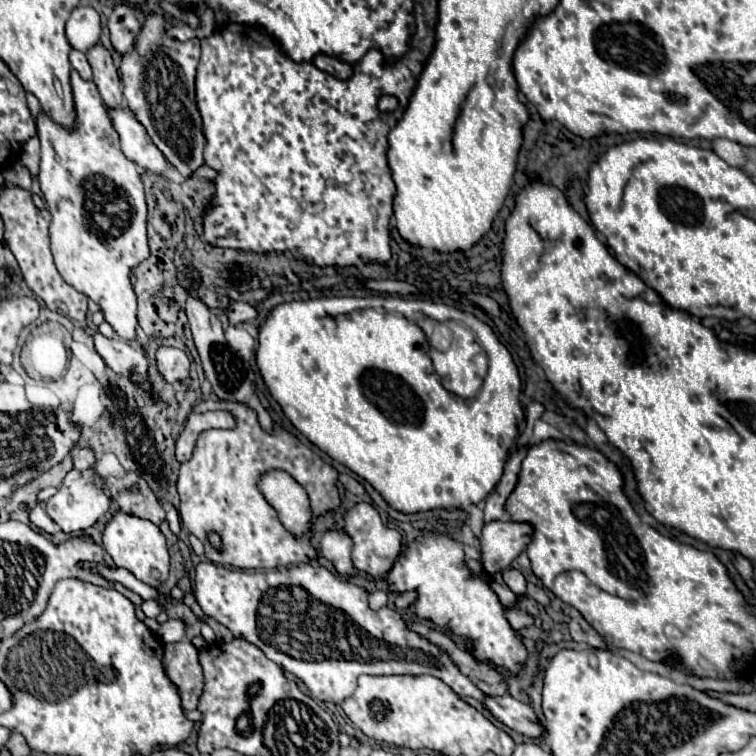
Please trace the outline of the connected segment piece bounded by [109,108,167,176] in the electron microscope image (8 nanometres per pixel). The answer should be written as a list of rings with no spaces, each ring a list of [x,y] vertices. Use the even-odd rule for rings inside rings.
[[[129,108],[109,112],[109,116],[115,130],[119,132],[123,154],[139,168],[153,172],[157,176],[163,176],[167,170],[167,160],[157,150],[157,146],[149,140],[149,134],[145,132],[145,128],[141,128],[141,124],[133,120],[133,114],[129,112]]]

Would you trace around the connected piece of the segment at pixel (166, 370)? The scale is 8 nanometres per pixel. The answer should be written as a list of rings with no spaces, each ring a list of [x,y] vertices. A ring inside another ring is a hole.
[[[161,346],[157,350],[157,366],[167,382],[175,382],[175,380],[189,376],[191,362],[183,350]]]

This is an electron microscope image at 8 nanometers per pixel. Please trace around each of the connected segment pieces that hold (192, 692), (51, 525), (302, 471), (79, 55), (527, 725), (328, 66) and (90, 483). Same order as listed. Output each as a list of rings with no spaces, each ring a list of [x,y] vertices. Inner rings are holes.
[[[191,642],[165,644],[165,668],[173,684],[181,692],[185,710],[195,710],[203,692],[203,670],[199,664],[199,650]]]
[[[41,504],[31,510],[31,522],[37,528],[41,528],[43,532],[47,532],[47,534],[57,534],[57,530],[59,530],[59,526],[47,516],[47,512],[45,512],[45,508]]]
[[[203,400],[193,406],[193,412],[209,412],[209,410],[229,410],[235,418],[235,428],[231,430],[205,430],[197,438],[195,454],[189,462],[181,464],[177,480],[177,491],[180,497],[179,515],[183,526],[195,534],[203,544],[205,544],[205,556],[213,564],[223,564],[223,566],[233,566],[233,568],[243,568],[243,570],[269,570],[269,568],[288,567],[304,561],[305,556],[314,558],[318,552],[311,545],[312,531],[306,535],[296,538],[287,531],[281,524],[277,512],[273,506],[265,500],[261,494],[257,480],[261,474],[269,470],[285,470],[291,474],[307,492],[309,504],[311,504],[311,514],[313,514],[313,525],[321,514],[331,514],[339,510],[341,498],[337,490],[337,470],[329,464],[325,464],[311,448],[301,444],[291,432],[287,432],[281,424],[275,426],[275,432],[269,434],[259,426],[257,412],[251,408],[245,408],[237,402],[219,402],[219,400]],[[209,532],[217,532],[221,536],[221,550],[213,548],[209,542]]]
[[[71,50],[69,60],[71,60],[71,66],[79,72],[79,76],[81,76],[83,80],[91,80],[91,66],[89,66],[89,62],[87,62],[87,58],[85,58],[83,52]]]
[[[509,694],[487,696],[483,702],[491,710],[491,714],[499,722],[509,726],[511,730],[521,732],[523,736],[529,736],[529,738],[539,738],[539,740],[545,736],[545,728],[539,724],[539,720],[529,704],[523,704],[515,698],[511,698]]]
[[[321,54],[321,56],[317,56],[317,58],[313,60],[313,64],[315,64],[319,70],[323,70],[323,72],[327,72],[327,74],[339,78],[339,80],[347,80],[347,78],[351,78],[351,74],[353,74],[353,68],[351,68],[347,62],[341,62],[341,60],[331,58],[331,56],[323,56],[323,54]]]
[[[81,448],[73,454],[75,468],[65,476],[61,488],[53,498],[47,500],[47,512],[49,516],[61,526],[65,534],[81,532],[97,522],[99,516],[103,516],[109,508],[109,496],[103,492],[103,478],[95,472],[95,456],[91,448]]]

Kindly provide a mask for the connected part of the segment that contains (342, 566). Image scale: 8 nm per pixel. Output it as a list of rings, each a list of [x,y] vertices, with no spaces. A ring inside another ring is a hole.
[[[329,528],[323,532],[321,542],[319,542],[319,550],[323,558],[327,558],[329,562],[333,562],[335,570],[339,574],[353,574],[353,562],[351,562],[351,548],[353,548],[353,540],[349,534],[337,530],[337,528]]]

